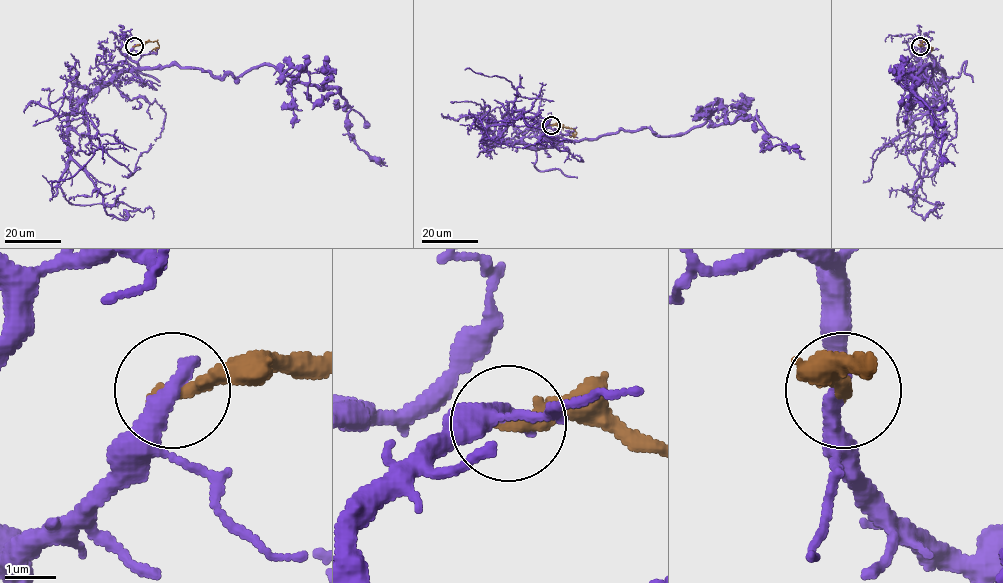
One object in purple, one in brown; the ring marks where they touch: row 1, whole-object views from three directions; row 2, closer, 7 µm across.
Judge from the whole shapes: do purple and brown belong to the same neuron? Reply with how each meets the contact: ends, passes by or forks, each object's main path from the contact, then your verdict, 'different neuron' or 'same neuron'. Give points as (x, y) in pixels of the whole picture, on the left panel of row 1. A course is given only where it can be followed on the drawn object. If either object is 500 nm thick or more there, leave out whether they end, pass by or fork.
purple ends there; brown ends there; purple runs (134, 46), (125, 55), (140, 67), (234, 77), (267, 65), (335, 88), (350, 108), (354, 143), (387, 166); brown runs (134, 46), (156, 41), (159, 46), (151, 51); different neuron

